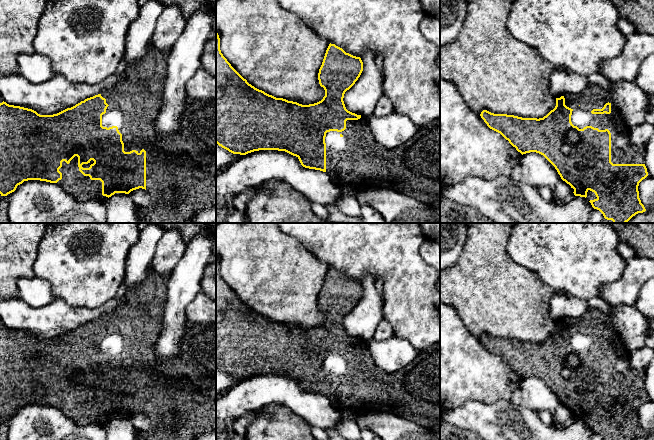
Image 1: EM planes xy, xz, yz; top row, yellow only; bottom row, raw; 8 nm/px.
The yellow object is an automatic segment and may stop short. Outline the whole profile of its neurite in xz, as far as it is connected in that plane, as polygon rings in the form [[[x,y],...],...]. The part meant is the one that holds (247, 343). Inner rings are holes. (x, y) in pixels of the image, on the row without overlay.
[[[216,255],[216,367],[222,372],[228,374],[233,378],[246,379],[248,377],[259,375],[259,374],[278,374],[285,375],[293,380],[296,380],[301,389],[305,392],[320,394],[326,396],[330,401],[330,404],[339,413],[344,408],[351,408],[355,414],[360,417],[365,414],[373,412],[389,412],[410,420],[419,426],[430,428],[433,425],[440,424],[440,342],[432,345],[431,347],[421,350],[418,356],[406,367],[397,370],[393,373],[387,373],[386,371],[380,369],[371,357],[368,349],[367,342],[363,339],[357,339],[348,335],[345,331],[343,322],[347,314],[349,314],[355,306],[360,301],[363,295],[363,286],[360,281],[353,280],[346,277],[342,272],[336,270],[335,268],[329,268],[322,289],[319,293],[318,304],[321,311],[325,314],[325,320],[323,323],[317,327],[302,329],[297,326],[288,325],[283,322],[276,322],[272,319],[265,317],[249,308],[246,303],[244,303],[227,285],[220,274],[220,262]]]

